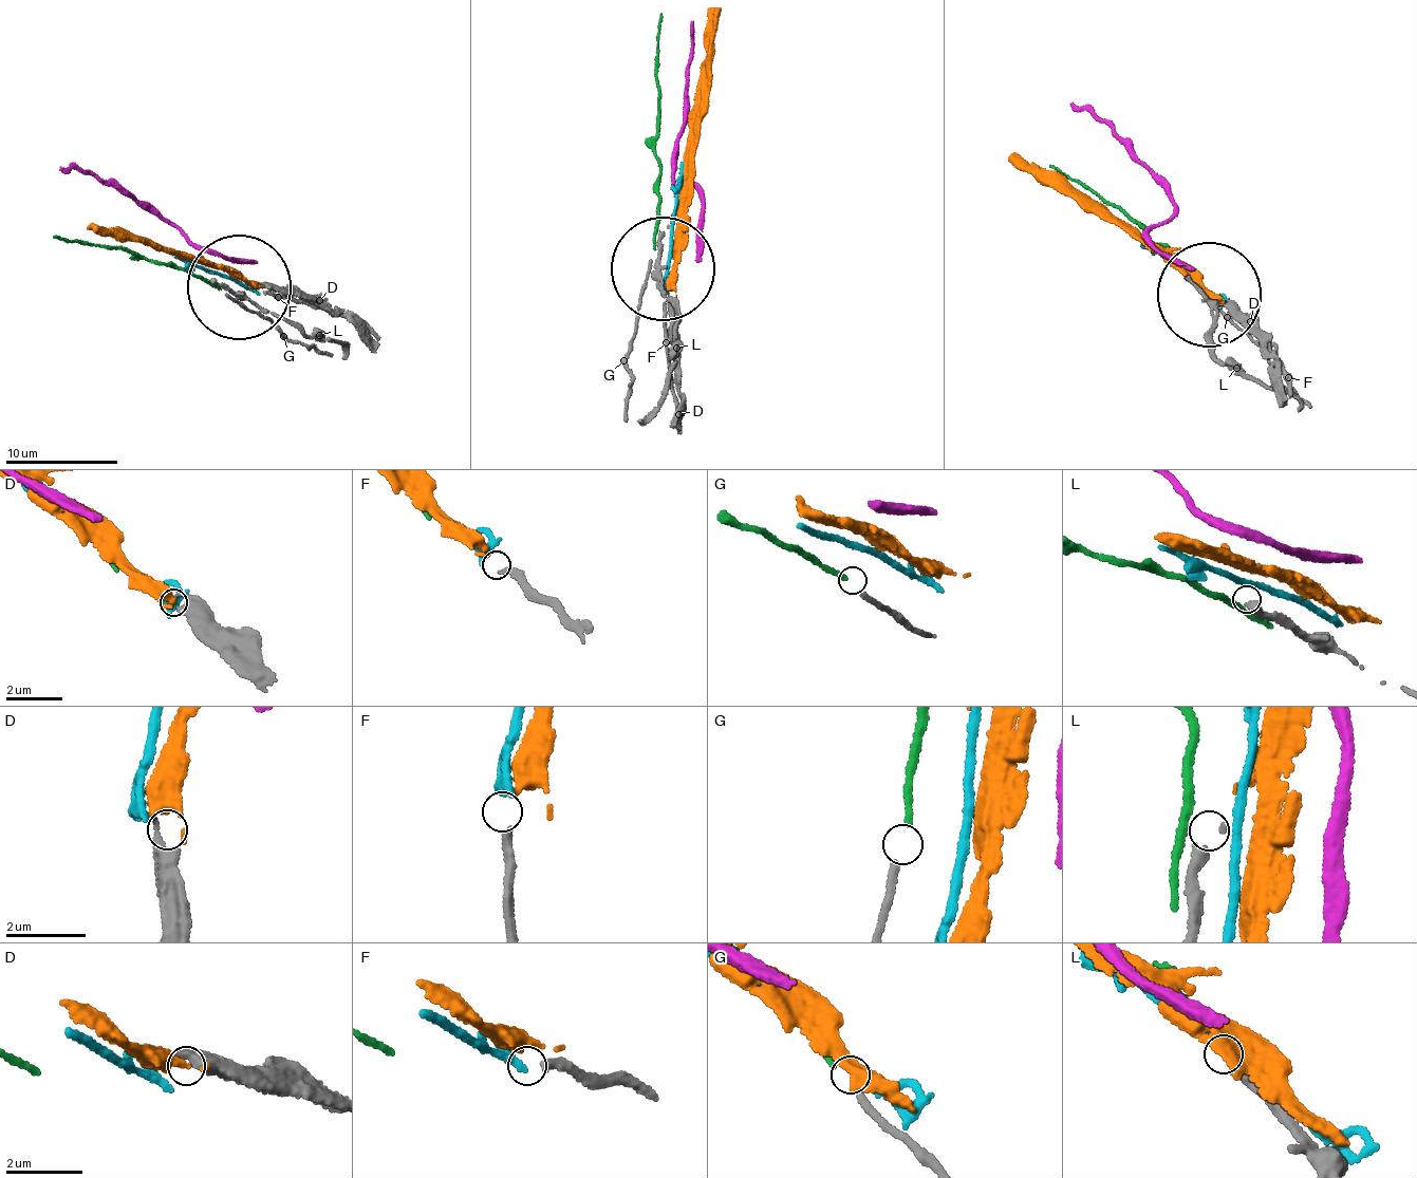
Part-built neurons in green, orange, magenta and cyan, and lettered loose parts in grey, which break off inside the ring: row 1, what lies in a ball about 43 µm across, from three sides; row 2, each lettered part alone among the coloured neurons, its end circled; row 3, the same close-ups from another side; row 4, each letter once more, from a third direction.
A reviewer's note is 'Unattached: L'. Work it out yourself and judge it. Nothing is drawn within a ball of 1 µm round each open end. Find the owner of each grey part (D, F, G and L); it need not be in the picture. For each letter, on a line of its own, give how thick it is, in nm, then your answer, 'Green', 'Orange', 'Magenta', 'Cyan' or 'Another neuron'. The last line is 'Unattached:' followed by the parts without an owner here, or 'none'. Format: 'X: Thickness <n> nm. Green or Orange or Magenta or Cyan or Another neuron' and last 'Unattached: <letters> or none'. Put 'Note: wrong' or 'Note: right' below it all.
D: Thickness 400 nm. Orange
F: Thickness 220 nm. Cyan
G: Thickness 190 nm. Green
L: Thickness 190 nm. Another neuron
Unattached: L
Note: right

